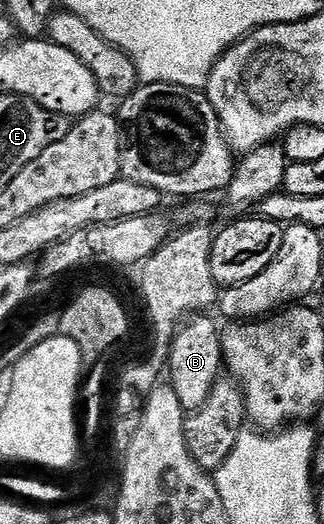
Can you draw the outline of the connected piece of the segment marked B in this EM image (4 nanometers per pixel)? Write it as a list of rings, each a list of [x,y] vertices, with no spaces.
[[[196,314],[177,327],[176,337],[172,340],[166,361],[166,373],[174,394],[182,402],[185,413],[197,412],[210,398],[216,381],[221,379],[224,368],[224,337],[221,325],[211,320],[211,315]]]

